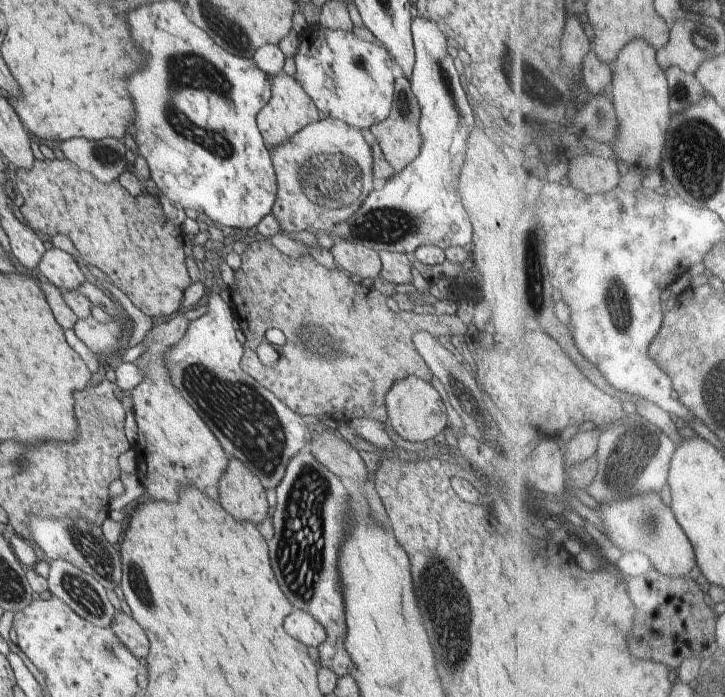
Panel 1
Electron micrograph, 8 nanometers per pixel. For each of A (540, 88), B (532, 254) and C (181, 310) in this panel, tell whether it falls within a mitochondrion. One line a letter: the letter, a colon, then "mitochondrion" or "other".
A: mitochondrion
B: mitochondrion
C: other

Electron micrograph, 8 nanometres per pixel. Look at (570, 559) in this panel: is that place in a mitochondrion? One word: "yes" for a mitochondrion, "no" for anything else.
no

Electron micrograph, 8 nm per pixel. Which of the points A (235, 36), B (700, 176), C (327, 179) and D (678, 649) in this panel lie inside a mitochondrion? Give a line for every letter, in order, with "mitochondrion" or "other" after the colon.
A: mitochondrion
B: mitochondrion
C: mitochondrion
D: other

